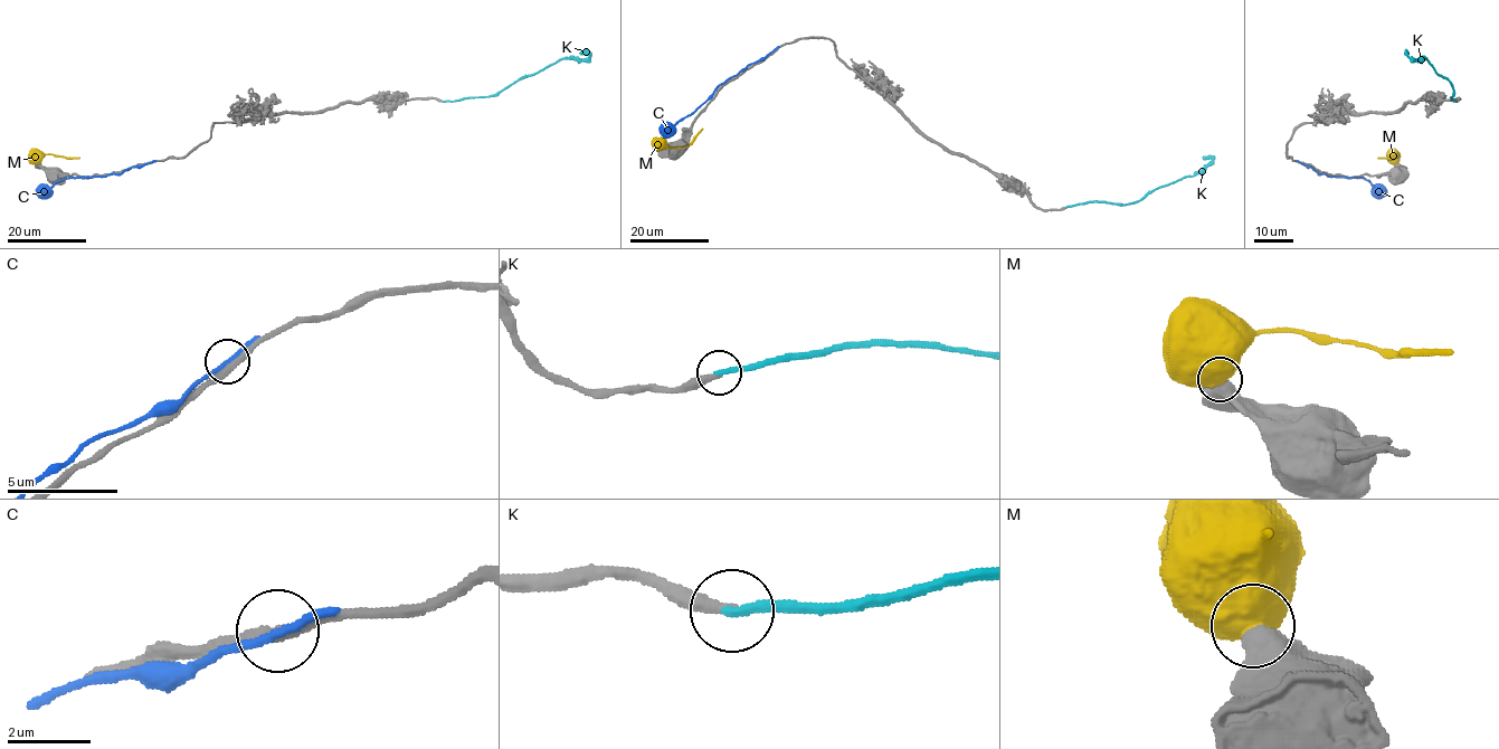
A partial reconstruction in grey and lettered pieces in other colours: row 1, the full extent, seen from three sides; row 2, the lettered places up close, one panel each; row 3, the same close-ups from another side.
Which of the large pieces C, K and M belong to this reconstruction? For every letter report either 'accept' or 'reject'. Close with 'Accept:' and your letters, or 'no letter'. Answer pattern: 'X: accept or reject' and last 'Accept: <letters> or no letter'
C: reject
K: accept
M: reject
Accept: K

